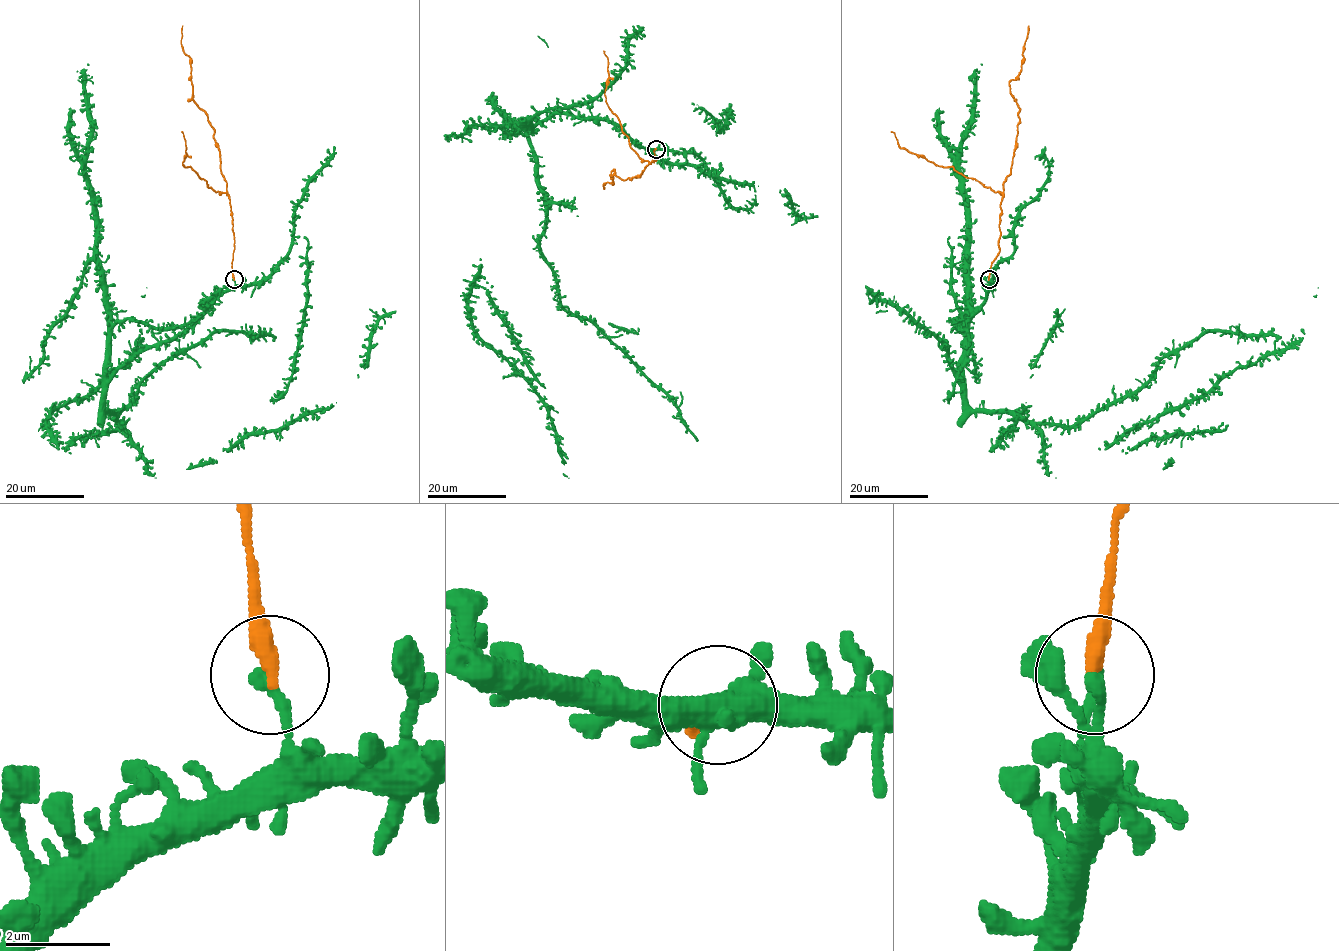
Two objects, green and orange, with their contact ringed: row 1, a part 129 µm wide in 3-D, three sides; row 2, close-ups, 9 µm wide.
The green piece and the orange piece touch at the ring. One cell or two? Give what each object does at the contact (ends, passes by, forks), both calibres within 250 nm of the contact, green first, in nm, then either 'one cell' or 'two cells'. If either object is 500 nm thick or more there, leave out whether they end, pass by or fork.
green ends; orange ends; calibres 240 and 340 nm; two cells

